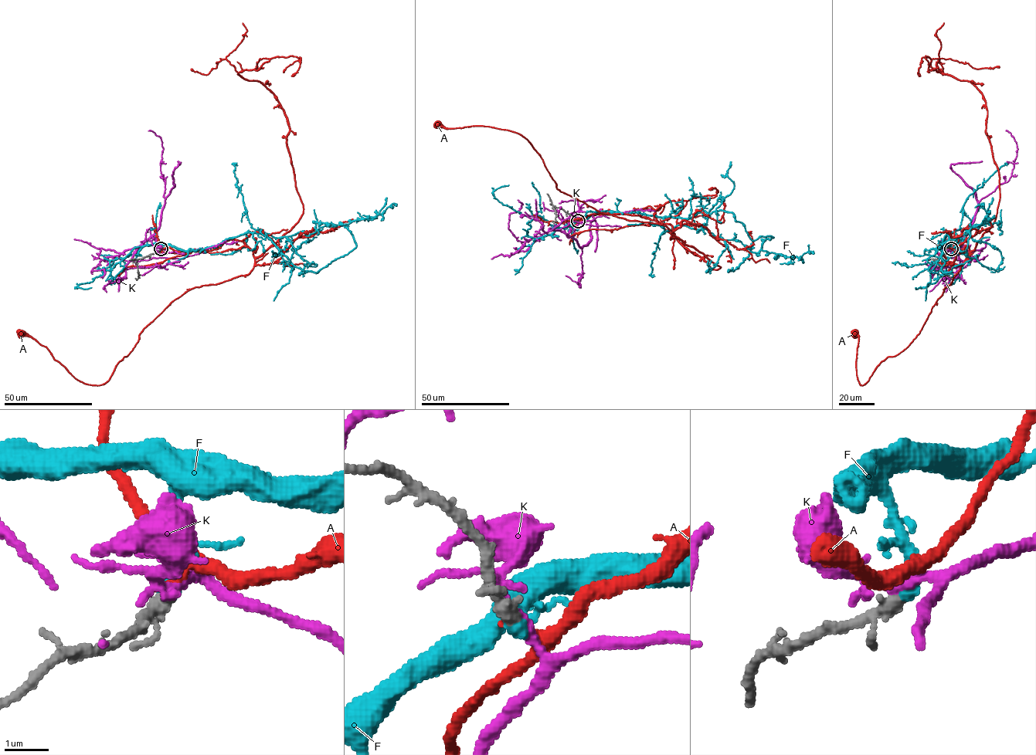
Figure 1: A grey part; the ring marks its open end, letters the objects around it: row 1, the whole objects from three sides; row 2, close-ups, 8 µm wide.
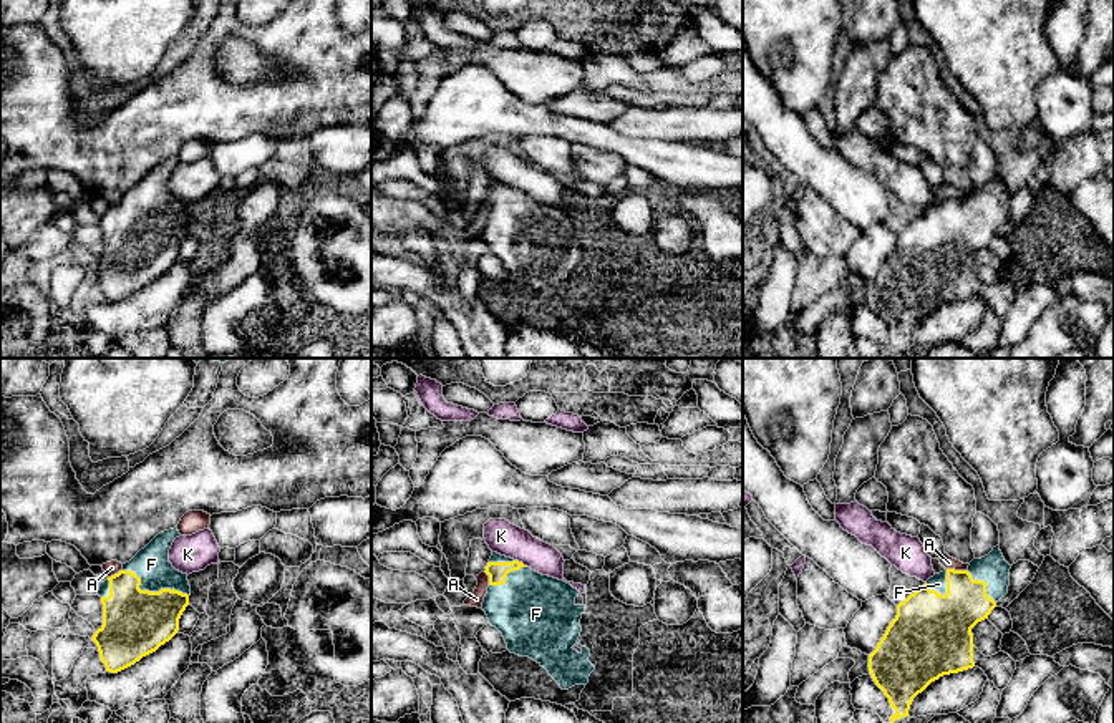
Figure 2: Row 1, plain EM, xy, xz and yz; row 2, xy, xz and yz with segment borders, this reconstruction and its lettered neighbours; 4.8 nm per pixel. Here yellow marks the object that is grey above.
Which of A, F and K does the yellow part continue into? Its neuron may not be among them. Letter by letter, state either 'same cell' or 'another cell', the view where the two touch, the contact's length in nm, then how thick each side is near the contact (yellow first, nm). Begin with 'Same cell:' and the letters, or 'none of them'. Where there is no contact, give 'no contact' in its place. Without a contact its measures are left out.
Same cell: F
A: another cell; contact in yz; length 100 nm; calibres 260 and 60 nm
F: same cell; contact in xy; length 340 nm; calibres 320 and 180 nm
K: another cell; contact in xz; length 80 nm; calibres 100 and 160 nm

